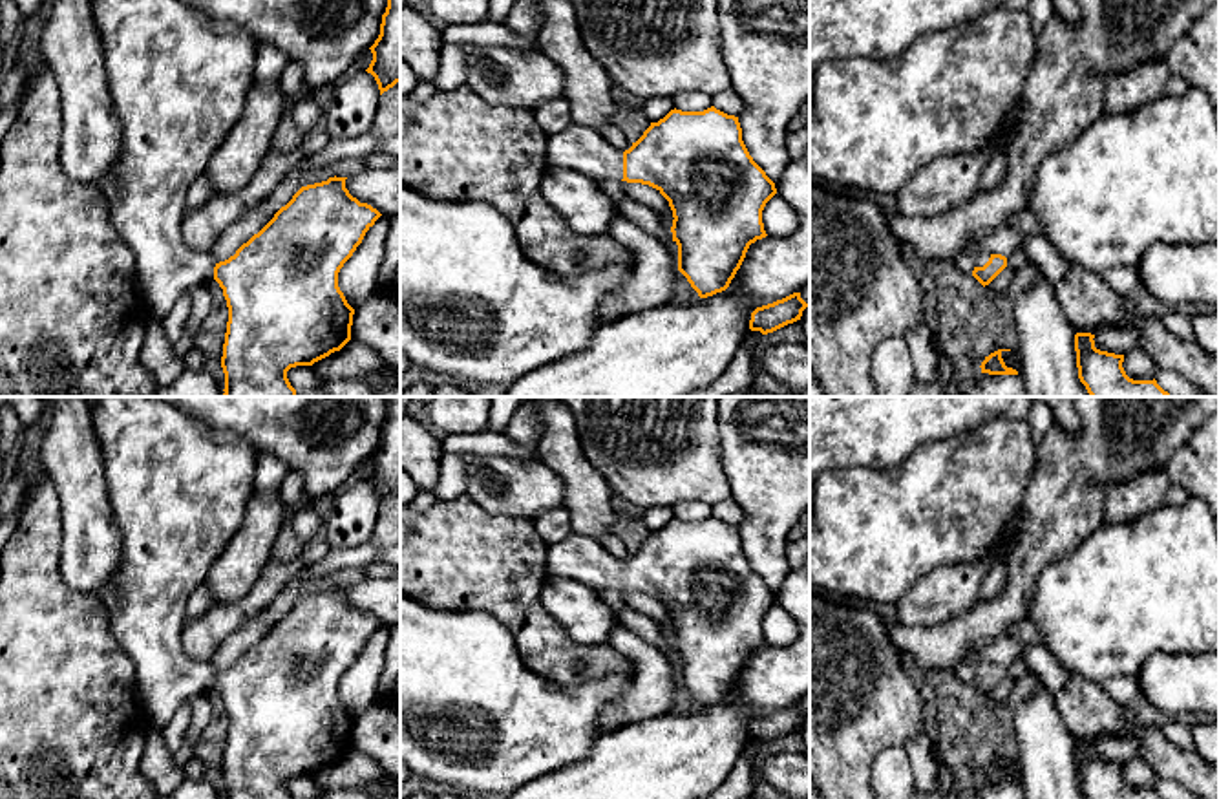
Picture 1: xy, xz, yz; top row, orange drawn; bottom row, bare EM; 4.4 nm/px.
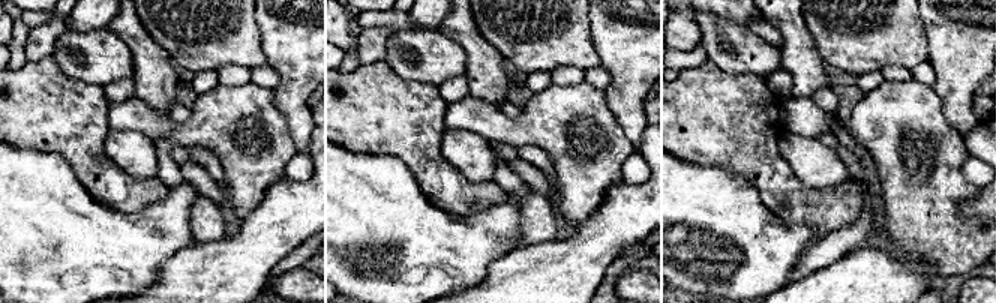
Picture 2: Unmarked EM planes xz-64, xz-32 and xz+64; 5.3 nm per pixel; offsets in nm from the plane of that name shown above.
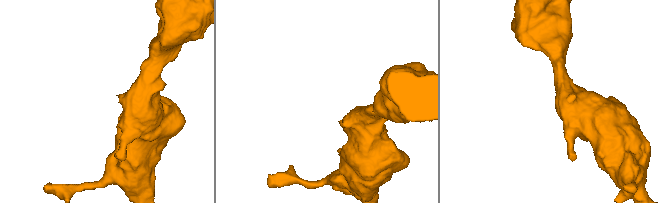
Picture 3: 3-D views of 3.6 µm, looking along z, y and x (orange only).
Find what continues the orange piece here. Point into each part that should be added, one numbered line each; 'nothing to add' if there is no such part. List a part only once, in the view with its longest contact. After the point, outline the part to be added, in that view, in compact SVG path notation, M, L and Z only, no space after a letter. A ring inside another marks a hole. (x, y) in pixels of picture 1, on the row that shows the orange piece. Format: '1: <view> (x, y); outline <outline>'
1: xz (580, 149); outline M579 124L548 135L545 163L581 172L596 181L623 179L623 152L605 141L598 130Z

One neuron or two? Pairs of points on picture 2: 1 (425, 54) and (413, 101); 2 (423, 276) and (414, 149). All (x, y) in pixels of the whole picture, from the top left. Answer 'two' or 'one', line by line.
1: two
2: two

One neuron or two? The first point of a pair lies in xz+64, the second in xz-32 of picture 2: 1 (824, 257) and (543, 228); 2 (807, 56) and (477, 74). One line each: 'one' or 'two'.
1: one
2: one

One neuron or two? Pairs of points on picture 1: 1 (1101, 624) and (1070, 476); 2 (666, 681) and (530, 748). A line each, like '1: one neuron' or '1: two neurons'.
1: two neurons
2: two neurons

